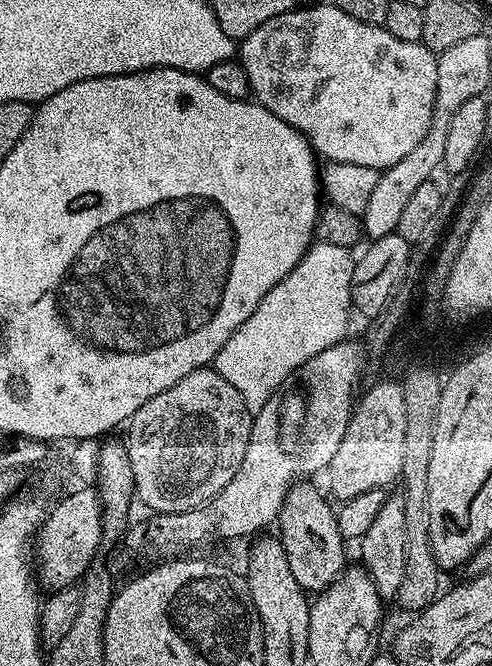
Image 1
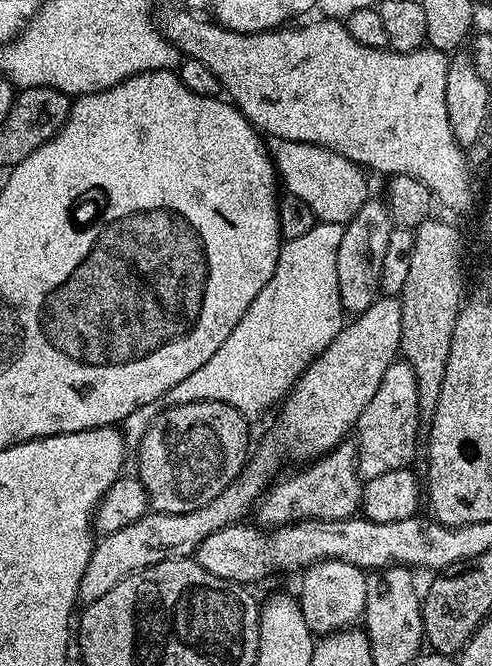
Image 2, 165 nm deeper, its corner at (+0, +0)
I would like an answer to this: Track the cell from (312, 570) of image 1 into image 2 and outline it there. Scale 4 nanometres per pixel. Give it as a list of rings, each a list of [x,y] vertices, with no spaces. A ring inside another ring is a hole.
[[[327,559],[307,565],[303,572],[298,599],[302,618],[306,618],[306,626],[310,626],[313,634],[322,637],[330,632],[340,632],[344,628],[353,627],[363,617],[368,581],[365,569],[350,562]]]

